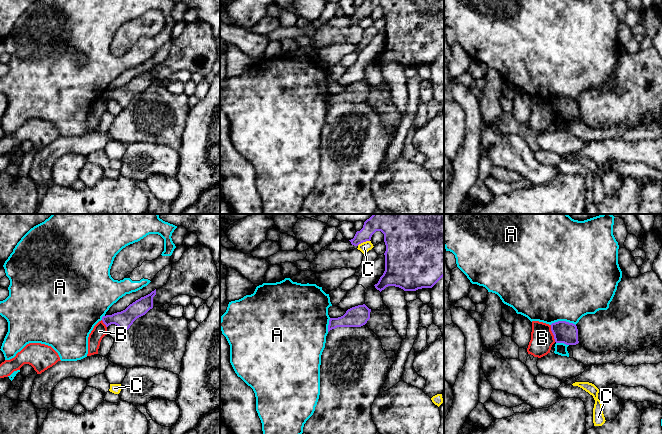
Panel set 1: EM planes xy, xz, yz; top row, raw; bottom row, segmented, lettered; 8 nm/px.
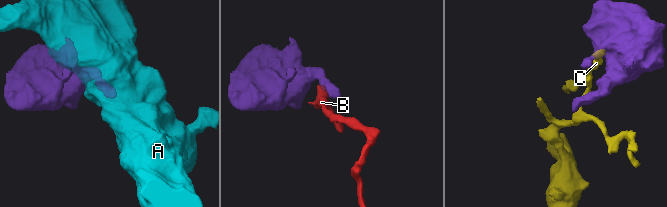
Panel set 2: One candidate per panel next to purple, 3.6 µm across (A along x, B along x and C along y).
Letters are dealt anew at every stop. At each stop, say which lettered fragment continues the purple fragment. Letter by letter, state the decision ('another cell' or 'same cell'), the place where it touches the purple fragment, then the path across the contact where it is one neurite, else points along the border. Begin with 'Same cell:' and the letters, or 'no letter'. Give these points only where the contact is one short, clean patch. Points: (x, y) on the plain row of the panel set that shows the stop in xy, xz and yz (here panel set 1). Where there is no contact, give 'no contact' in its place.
Same cell: no letter
A: another cell | yz (563, 97)
B: another cell | yz (552, 108) | along yz (550, 101), (555, 117)
C: another cell | xz (363, 17) | along xz (369, 16), (357, 21)

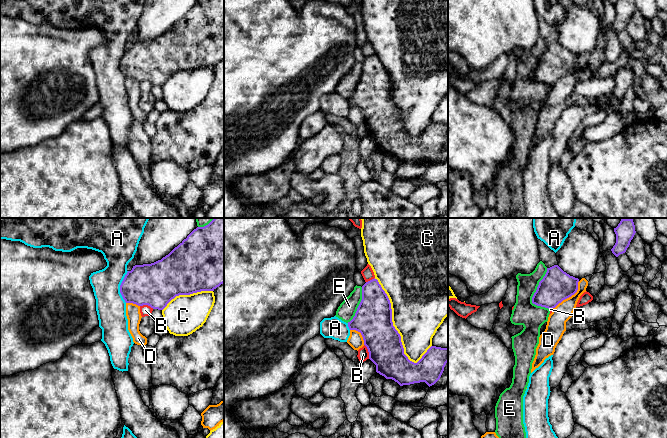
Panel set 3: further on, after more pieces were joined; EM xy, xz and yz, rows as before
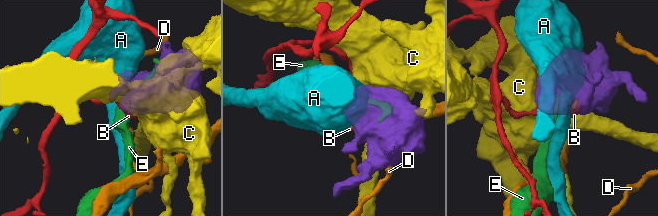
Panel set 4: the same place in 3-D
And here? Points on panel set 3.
Same cell: no letter
A: another cell | xy (120, 63) | along xy (128, 47), (120, 61), (120, 70), (125, 78)
B: another cell | xz (368, 127)
C: another cell | xz (392, 98)
D: another cell | yz (569, 72) | along yz (579, 57), (577, 66), (552, 85)
E: another cell | yz (534, 70)

